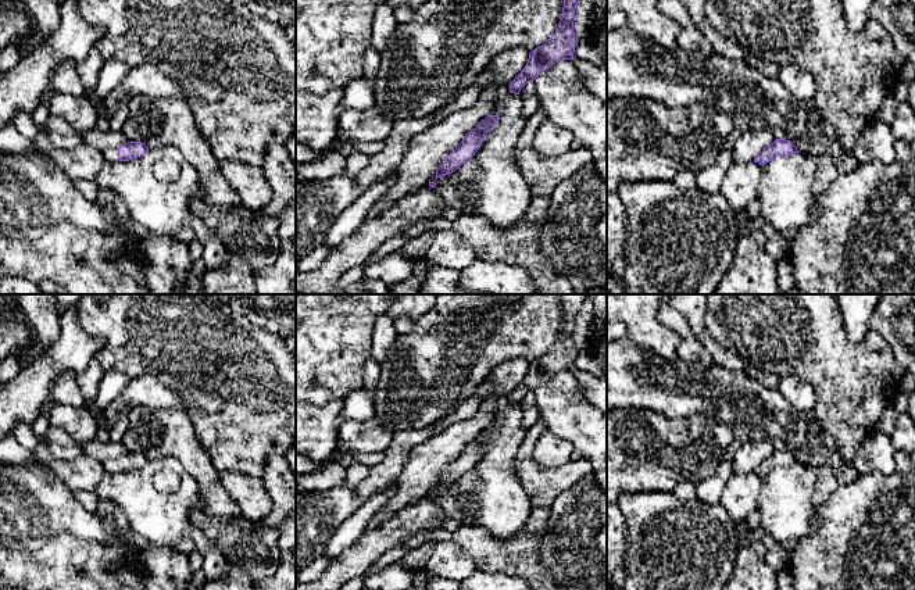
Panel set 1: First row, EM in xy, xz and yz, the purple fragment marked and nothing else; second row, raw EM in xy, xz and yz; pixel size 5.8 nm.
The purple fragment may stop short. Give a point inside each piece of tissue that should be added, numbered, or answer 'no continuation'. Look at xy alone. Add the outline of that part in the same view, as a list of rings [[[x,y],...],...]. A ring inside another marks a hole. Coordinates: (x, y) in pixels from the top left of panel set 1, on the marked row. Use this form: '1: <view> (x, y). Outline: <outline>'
1: xy (110, 154). Outline: [[[106,149],[101,151],[107,162],[118,162],[118,149]]]

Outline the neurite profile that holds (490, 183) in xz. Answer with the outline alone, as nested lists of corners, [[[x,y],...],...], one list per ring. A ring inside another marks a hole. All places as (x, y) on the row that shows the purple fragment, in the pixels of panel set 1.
[[[511,47],[490,58],[476,75],[480,90],[494,92],[490,115],[497,115],[498,122],[472,158],[436,182],[436,192],[447,207],[467,215],[483,215],[497,228],[510,228],[521,221],[532,199],[515,158],[515,146],[526,124],[522,99],[510,92],[511,82],[528,60],[525,47]]]

